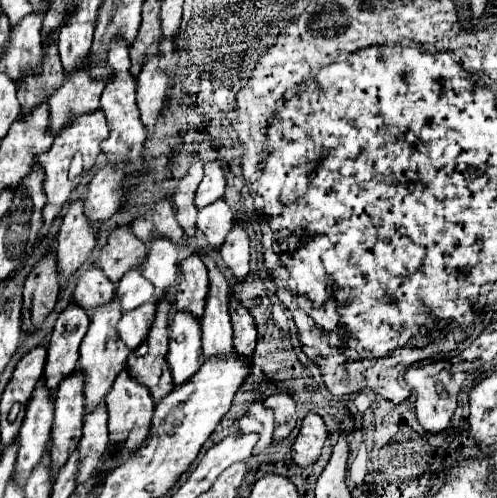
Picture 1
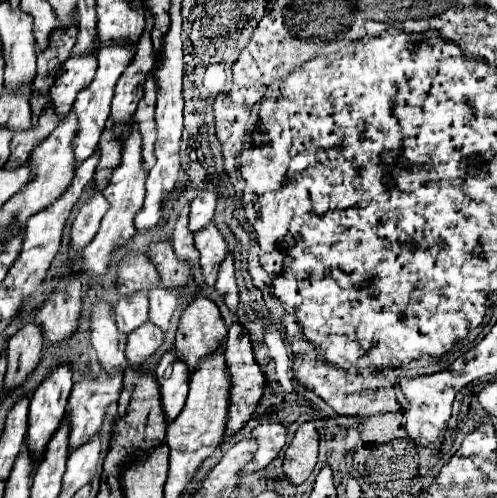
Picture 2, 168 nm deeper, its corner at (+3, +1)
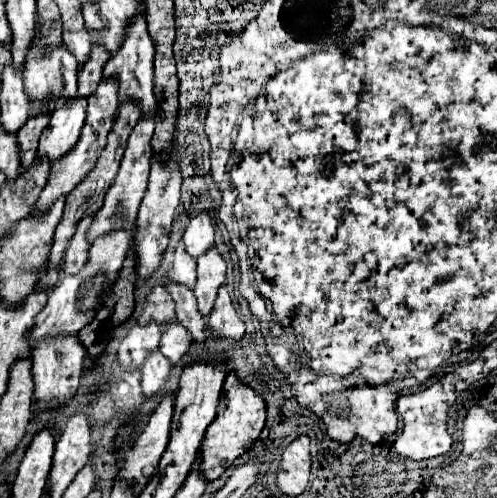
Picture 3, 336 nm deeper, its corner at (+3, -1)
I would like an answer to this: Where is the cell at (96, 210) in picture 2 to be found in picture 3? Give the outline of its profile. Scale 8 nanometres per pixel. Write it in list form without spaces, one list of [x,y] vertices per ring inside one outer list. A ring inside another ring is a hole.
[[[87,214],[79,224],[77,224],[77,232],[69,242],[69,248],[65,252],[65,272],[67,274],[75,274],[79,272],[79,268],[83,268],[83,264],[87,262],[87,248],[89,248],[89,228],[95,220],[95,214]]]

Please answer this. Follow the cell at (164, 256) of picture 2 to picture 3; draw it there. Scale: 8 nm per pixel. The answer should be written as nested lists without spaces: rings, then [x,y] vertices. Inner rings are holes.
[[[167,282],[165,288],[173,296],[177,320],[193,334],[193,340],[203,342],[205,340],[205,334],[203,334],[205,320],[203,320],[203,316],[197,310],[197,300],[195,300],[193,290],[183,286],[183,284],[177,284],[177,282]]]

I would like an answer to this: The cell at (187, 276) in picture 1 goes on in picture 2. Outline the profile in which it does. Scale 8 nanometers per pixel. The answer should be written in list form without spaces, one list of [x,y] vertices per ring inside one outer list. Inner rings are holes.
[[[197,296],[185,308],[177,328],[177,358],[187,364],[191,374],[191,370],[195,370],[195,366],[207,358],[207,354],[213,354],[225,338],[227,328],[217,306],[205,296]]]

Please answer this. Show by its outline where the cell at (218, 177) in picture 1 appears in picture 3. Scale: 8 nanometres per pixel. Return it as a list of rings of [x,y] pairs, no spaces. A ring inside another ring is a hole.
[[[201,210],[197,216],[193,216],[185,228],[183,234],[183,242],[185,242],[185,250],[197,258],[199,254],[203,254],[207,248],[213,246],[213,220],[211,214],[207,210]]]

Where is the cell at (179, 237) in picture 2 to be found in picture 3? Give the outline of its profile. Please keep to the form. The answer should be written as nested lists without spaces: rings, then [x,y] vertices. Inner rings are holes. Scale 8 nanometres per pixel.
[[[179,242],[177,250],[175,250],[175,260],[173,260],[173,268],[169,272],[169,278],[179,282],[179,284],[185,284],[187,288],[193,288],[195,286],[195,274],[197,274],[195,258],[191,258],[185,252],[183,242]]]

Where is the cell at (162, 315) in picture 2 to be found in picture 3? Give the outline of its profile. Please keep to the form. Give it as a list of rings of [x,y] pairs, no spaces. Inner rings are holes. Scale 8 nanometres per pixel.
[[[171,320],[167,324],[161,324],[161,346],[159,350],[163,356],[171,360],[171,364],[177,364],[181,356],[189,350],[191,334],[183,328],[179,320]]]

